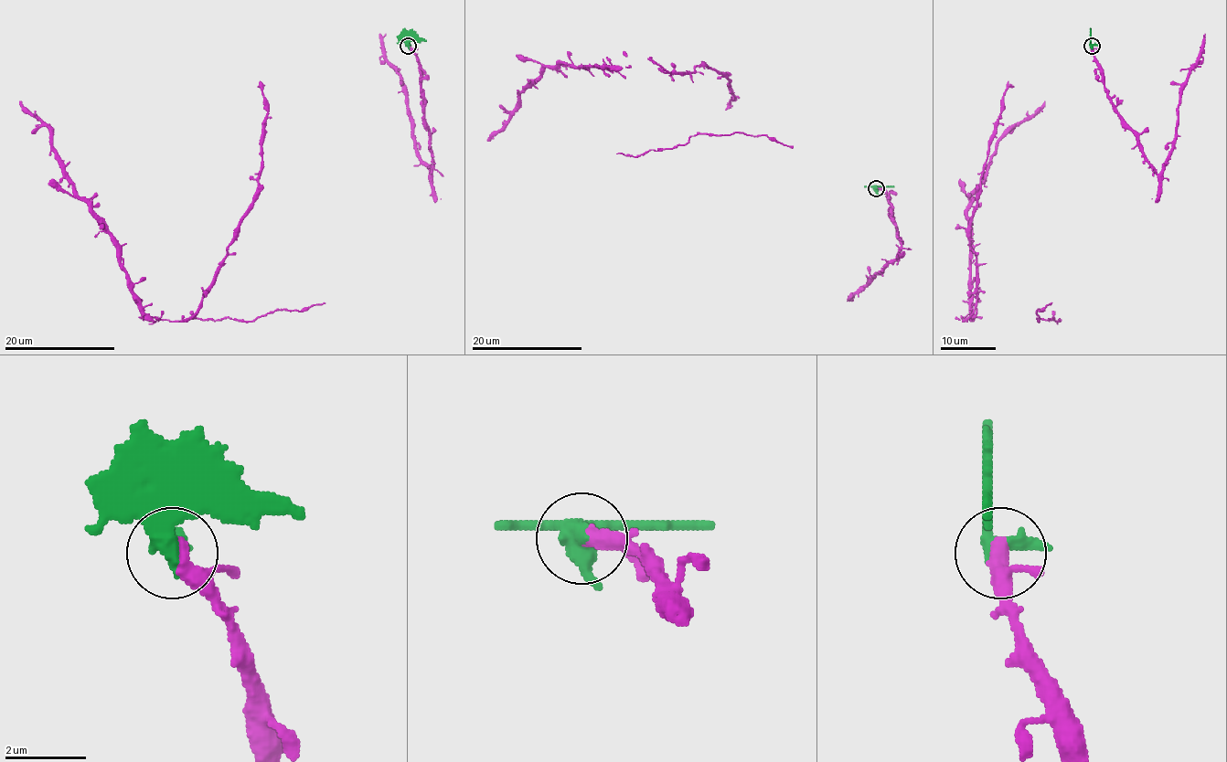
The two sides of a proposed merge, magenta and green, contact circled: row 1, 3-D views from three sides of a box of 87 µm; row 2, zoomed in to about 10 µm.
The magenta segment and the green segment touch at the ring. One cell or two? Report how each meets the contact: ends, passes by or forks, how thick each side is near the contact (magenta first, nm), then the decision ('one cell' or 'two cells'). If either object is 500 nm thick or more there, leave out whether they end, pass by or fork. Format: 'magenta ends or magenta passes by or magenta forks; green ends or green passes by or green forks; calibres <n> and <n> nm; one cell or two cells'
magenta passes by; green passes by; calibres 340 and 440 nm; two cells

